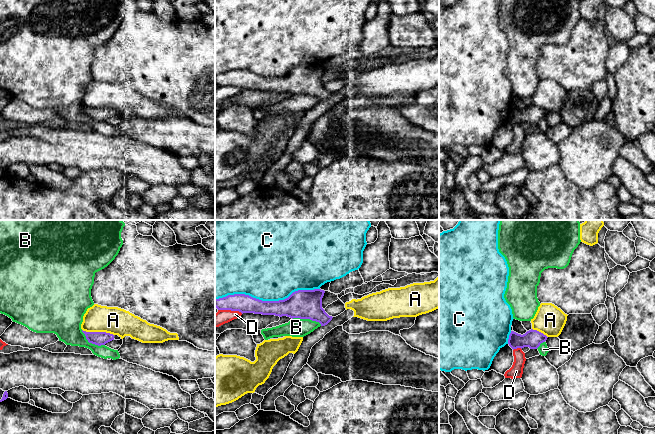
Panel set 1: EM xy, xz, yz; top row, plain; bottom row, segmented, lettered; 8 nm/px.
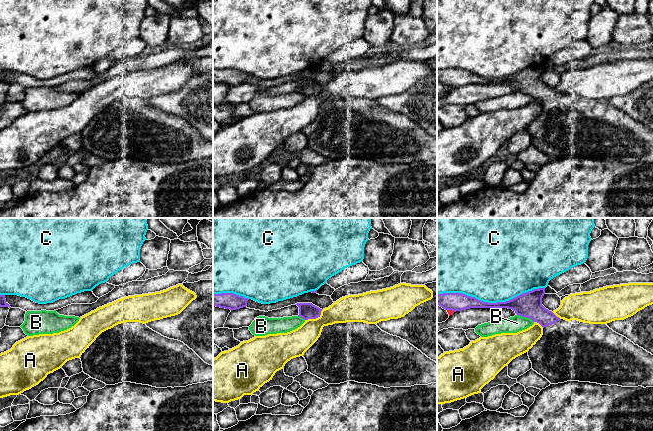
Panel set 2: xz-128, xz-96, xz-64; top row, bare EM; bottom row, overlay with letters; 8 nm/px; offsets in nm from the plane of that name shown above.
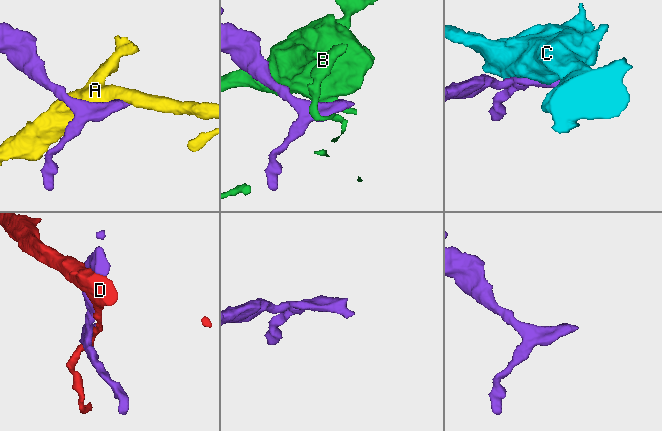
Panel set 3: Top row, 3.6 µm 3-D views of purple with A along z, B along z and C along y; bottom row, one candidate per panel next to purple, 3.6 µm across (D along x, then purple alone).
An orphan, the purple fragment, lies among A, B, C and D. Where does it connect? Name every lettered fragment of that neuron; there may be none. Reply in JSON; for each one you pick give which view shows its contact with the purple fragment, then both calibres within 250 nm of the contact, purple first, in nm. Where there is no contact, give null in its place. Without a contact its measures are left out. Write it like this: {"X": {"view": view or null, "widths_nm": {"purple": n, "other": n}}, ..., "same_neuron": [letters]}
{"same_neuron": []}

